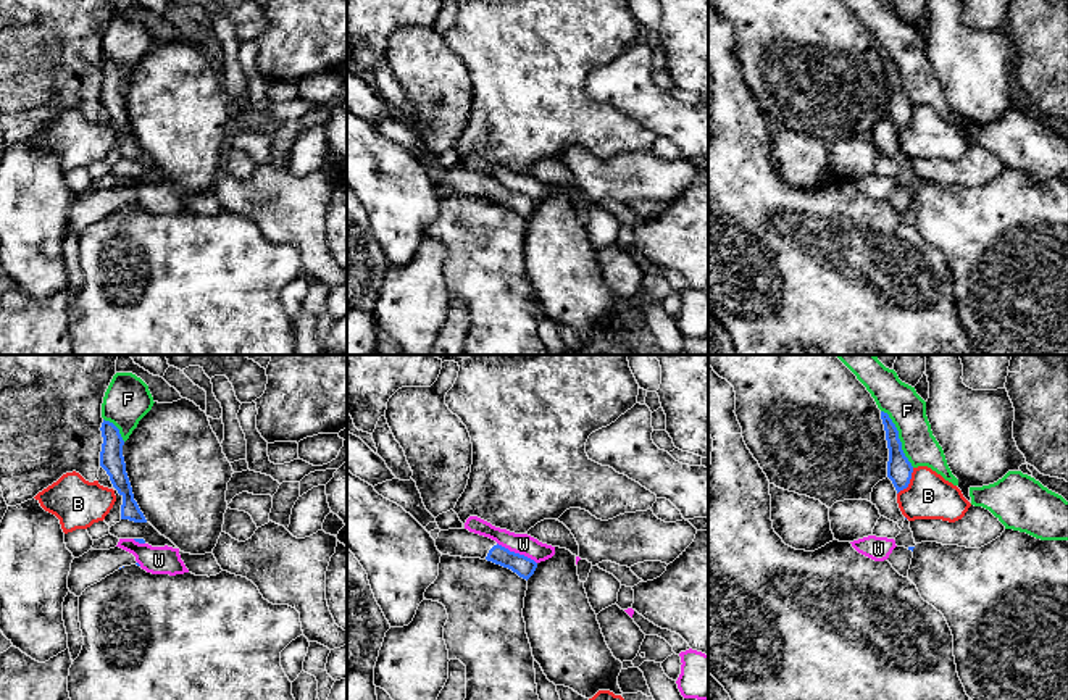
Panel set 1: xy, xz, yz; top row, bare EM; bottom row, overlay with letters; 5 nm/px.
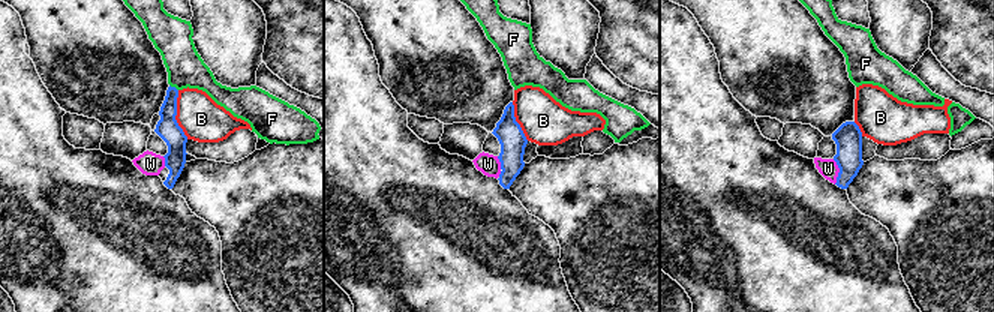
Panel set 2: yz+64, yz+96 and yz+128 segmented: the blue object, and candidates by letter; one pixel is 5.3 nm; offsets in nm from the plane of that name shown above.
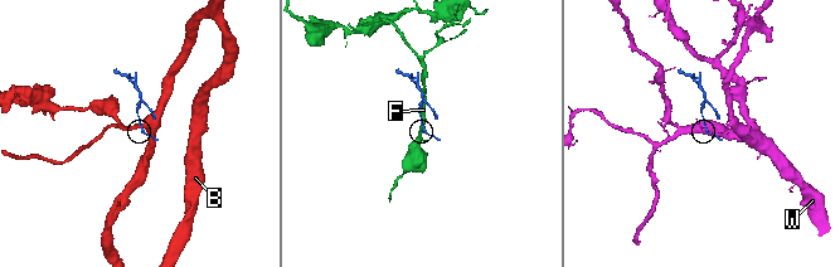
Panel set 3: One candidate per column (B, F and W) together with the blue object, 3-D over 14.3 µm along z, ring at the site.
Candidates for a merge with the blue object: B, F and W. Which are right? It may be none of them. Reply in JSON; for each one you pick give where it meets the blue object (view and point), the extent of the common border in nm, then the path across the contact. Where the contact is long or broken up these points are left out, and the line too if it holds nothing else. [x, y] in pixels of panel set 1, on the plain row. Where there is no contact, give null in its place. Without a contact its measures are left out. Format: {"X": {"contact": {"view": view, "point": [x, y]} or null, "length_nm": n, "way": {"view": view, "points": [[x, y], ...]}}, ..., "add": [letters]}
{"add": []}

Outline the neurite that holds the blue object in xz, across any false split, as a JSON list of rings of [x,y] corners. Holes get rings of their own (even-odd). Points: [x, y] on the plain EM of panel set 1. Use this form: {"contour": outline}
{"contour": [[[468,168],[440,169],[436,185],[442,194],[461,197],[481,197],[511,208],[523,218],[529,218],[537,202],[524,194],[510,190],[495,179],[469,171]]]}

